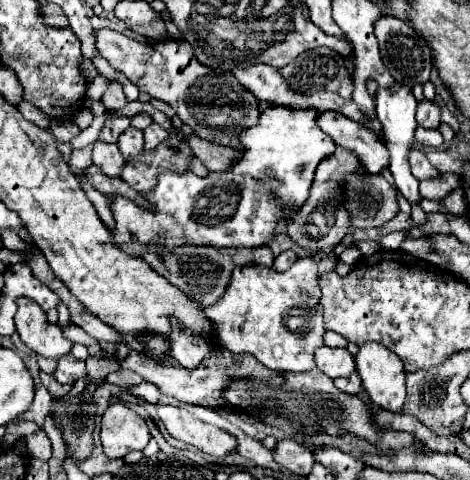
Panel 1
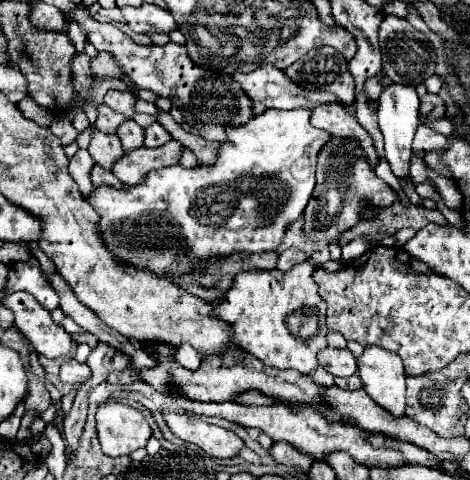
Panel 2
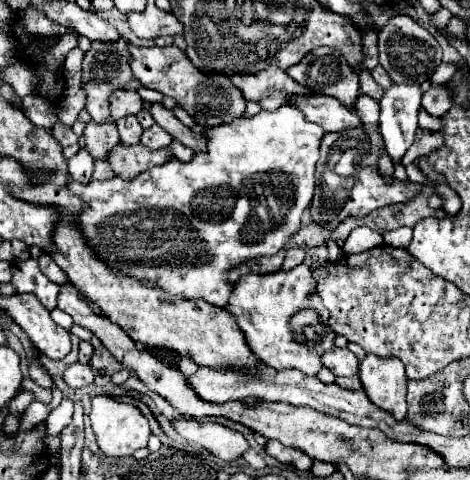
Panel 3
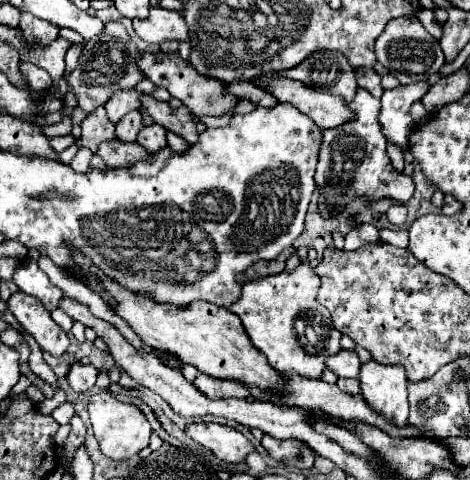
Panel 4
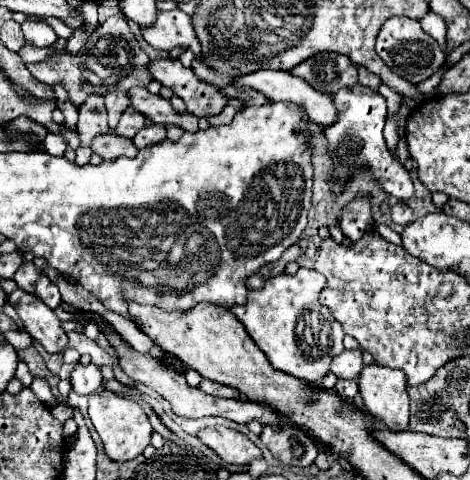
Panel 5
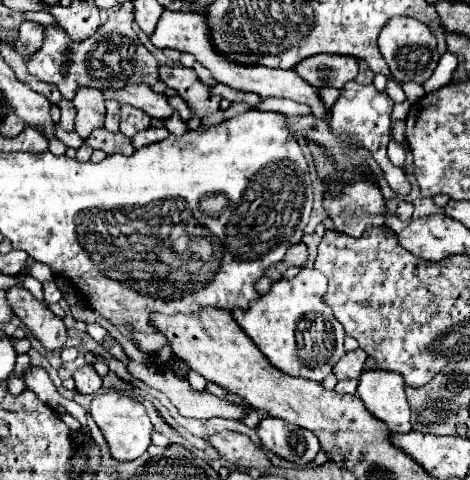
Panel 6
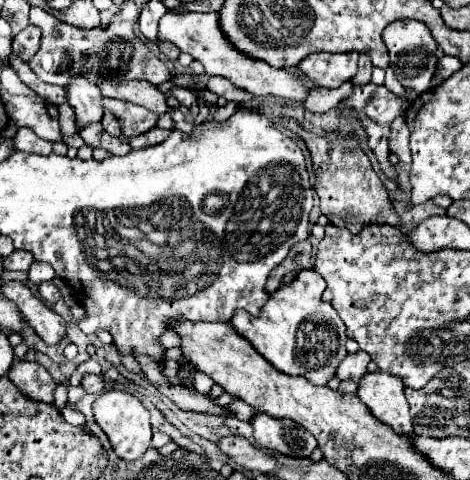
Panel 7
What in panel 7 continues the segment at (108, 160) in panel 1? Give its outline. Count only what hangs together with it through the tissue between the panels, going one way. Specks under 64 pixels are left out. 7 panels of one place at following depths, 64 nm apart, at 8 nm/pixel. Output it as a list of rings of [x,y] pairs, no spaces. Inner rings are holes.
[[[74,76],[68,86],[68,102],[76,112],[76,130],[84,128],[84,124],[100,122],[104,116],[104,106],[100,104],[102,94],[96,84],[82,76]]]

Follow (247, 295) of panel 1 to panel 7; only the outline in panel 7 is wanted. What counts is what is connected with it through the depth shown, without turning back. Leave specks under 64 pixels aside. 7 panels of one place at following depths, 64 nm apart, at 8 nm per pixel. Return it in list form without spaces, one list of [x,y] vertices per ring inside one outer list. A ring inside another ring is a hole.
[[[302,270],[290,284],[282,284],[270,294],[260,316],[236,312],[230,322],[280,372],[304,376],[314,384],[326,384],[346,356],[346,326],[332,304],[322,300],[324,288],[326,282],[316,270]]]

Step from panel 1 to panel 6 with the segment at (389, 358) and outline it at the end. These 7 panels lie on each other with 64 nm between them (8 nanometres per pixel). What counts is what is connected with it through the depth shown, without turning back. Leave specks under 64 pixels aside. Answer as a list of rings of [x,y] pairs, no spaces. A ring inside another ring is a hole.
[[[364,370],[358,396],[366,410],[380,418],[392,432],[410,432],[410,406],[404,394],[404,378],[390,370]]]

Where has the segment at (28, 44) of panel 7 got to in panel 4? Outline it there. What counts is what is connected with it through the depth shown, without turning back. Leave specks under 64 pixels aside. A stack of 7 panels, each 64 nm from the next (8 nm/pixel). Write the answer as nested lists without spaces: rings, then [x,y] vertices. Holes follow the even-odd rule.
[[[22,12],[18,28],[22,30],[26,42],[38,44],[38,46],[46,46],[46,44],[54,42],[58,38],[58,34],[60,34],[58,26],[48,24],[46,20],[40,20],[40,18],[32,16],[30,12]]]

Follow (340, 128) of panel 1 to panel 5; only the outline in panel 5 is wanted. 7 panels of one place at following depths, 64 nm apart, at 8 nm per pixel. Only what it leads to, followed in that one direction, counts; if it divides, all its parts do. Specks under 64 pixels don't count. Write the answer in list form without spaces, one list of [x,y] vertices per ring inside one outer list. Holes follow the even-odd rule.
[[[258,70],[254,74],[242,76],[234,82],[236,86],[250,86],[262,92],[272,102],[288,100],[302,106],[308,118],[322,126],[332,126],[336,122],[336,106],[332,96],[322,94],[308,86],[308,82],[280,70]]]

